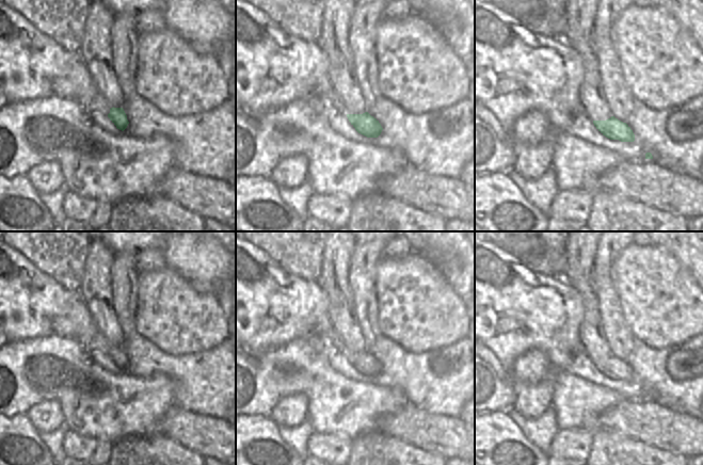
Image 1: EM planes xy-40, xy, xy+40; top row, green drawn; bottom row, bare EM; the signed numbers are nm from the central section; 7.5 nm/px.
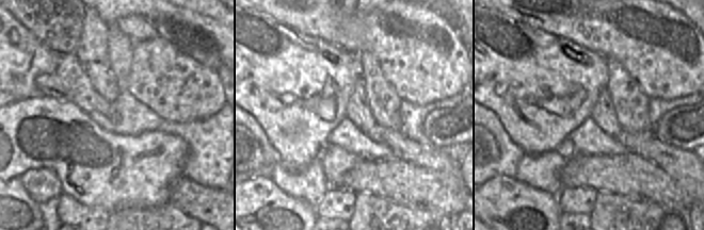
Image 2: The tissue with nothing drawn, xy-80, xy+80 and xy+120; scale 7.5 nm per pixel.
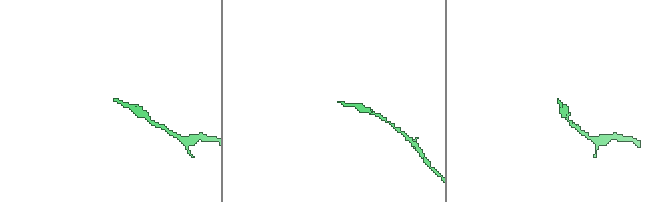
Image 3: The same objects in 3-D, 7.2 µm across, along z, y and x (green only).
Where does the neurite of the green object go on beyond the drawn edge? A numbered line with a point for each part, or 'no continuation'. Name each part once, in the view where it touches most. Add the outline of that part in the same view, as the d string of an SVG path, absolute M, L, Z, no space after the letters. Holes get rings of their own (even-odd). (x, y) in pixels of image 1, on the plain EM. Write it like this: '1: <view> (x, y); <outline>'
1: xy-40 (75, 322); M74 291L71 303L52 320L52 334L75 338L90 355L94 351L109 353L113 347L95 326L78 291Z

